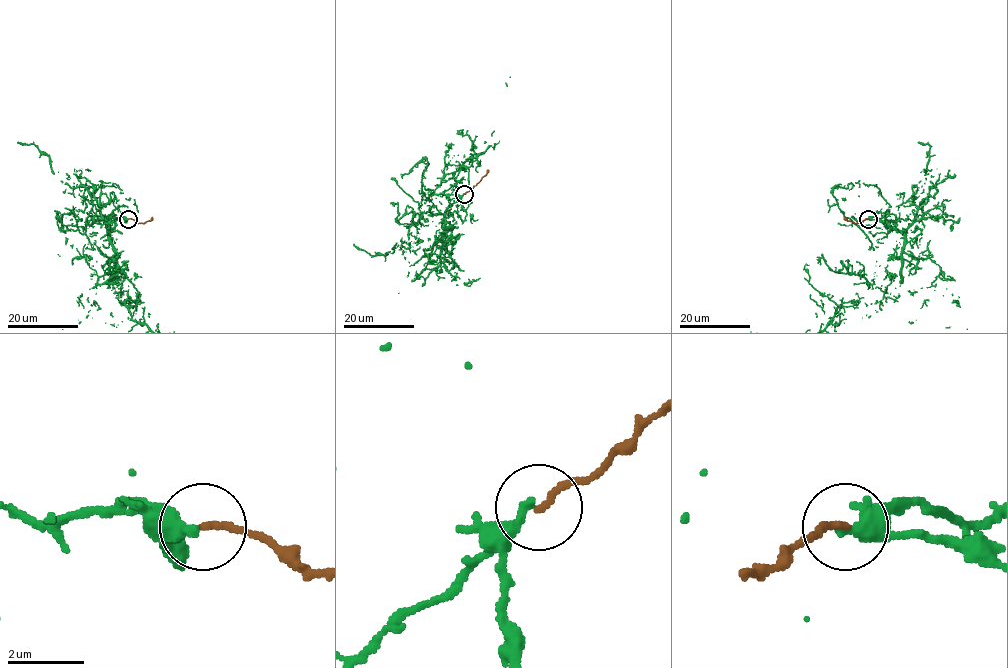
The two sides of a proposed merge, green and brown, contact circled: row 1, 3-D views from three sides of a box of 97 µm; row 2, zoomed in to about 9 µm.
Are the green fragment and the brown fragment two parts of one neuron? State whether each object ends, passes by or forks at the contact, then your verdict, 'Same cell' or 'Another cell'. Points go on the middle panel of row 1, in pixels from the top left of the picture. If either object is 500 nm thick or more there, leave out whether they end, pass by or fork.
At the ring green ends. At the ring brown ends. Another cell

